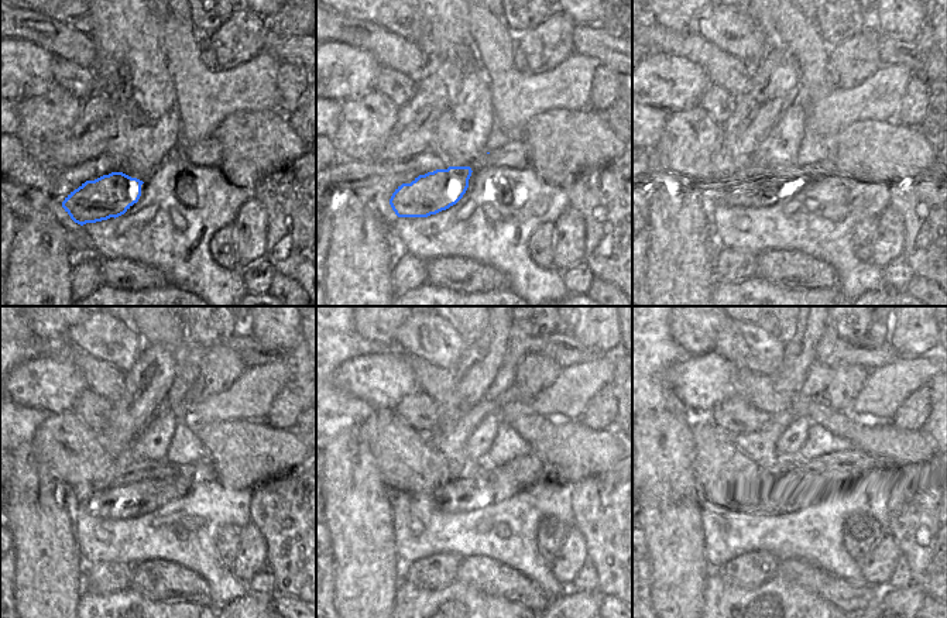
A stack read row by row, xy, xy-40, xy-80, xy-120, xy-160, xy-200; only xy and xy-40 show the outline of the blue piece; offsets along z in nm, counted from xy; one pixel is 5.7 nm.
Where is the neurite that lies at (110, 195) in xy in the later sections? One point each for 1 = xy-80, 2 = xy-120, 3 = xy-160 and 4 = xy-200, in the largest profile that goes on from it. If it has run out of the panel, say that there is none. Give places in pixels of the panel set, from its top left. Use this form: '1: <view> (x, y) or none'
1: xy-80 (767, 184)
2: xy-120 (170, 483)
3: xy-160 (489, 484)
4: xy-200 (803, 484)

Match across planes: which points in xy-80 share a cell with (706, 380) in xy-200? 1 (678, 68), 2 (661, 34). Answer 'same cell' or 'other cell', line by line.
1: same cell
2: other cell

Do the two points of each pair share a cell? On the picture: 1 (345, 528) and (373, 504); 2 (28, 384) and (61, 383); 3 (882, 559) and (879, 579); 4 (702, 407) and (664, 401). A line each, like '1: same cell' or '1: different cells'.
1: same cell
2: same cell
3: same cell
4: different cells

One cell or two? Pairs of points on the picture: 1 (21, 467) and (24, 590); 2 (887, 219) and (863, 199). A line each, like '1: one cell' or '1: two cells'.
1: one cell
2: two cells

